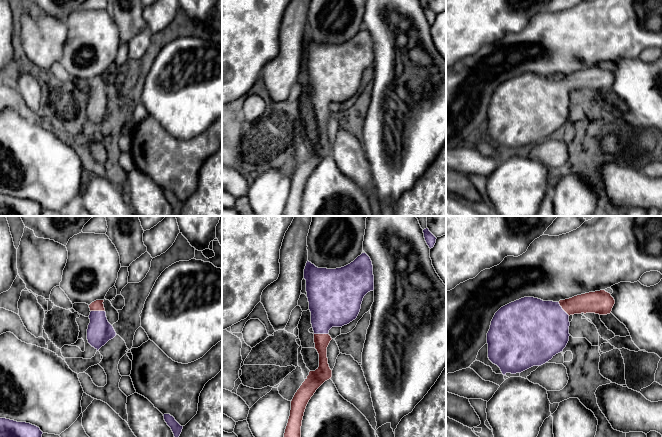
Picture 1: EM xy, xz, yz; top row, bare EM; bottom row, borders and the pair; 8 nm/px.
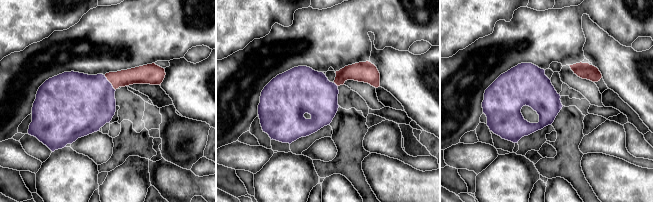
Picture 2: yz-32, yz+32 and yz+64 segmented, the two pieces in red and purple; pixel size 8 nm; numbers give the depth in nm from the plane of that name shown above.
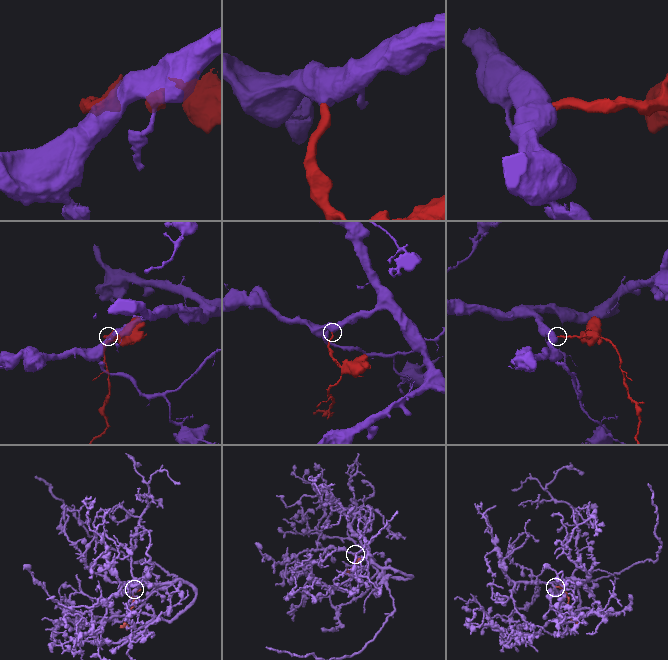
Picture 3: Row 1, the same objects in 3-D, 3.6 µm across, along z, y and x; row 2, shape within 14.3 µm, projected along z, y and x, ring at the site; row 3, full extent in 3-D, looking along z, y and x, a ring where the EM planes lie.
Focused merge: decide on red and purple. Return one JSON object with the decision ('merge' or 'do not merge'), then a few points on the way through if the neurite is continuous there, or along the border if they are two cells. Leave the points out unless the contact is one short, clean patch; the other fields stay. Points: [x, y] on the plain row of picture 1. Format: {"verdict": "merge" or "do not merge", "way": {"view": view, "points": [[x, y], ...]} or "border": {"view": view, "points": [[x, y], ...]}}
{"verdict": "merge", "way": {"view": "xy", "points": [[97, 81], [98, 86], [100, 107]]}}

